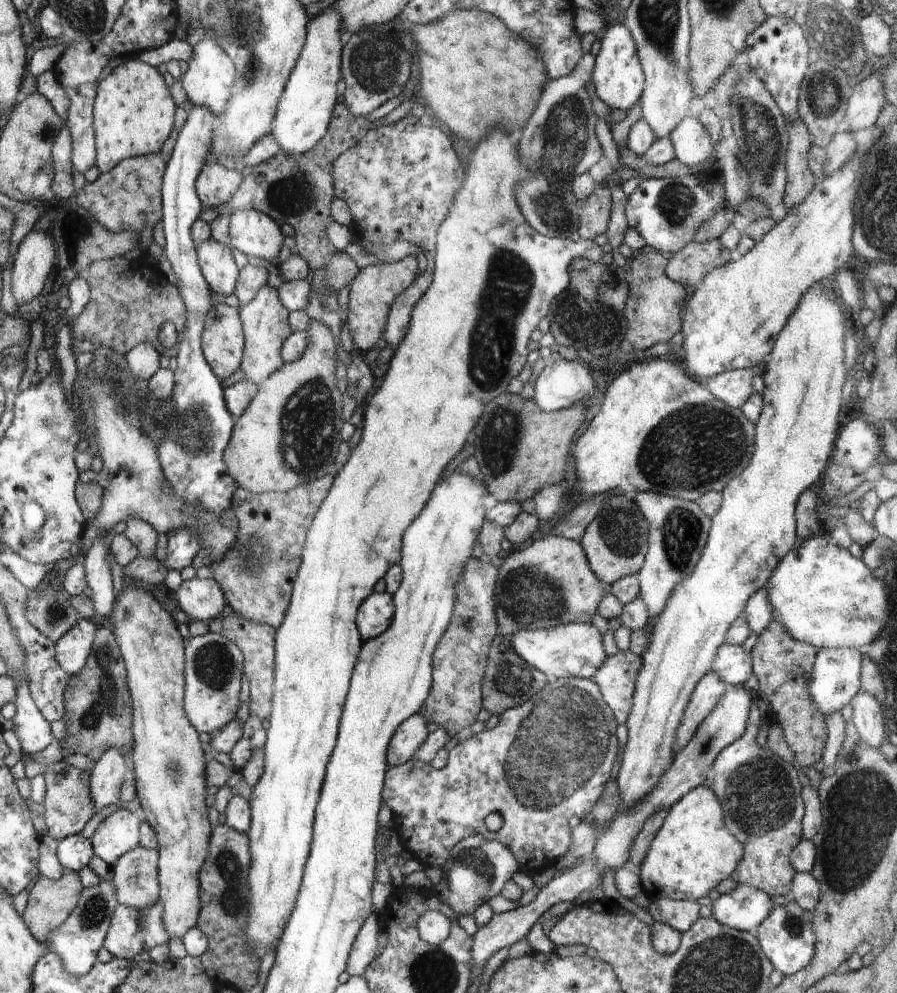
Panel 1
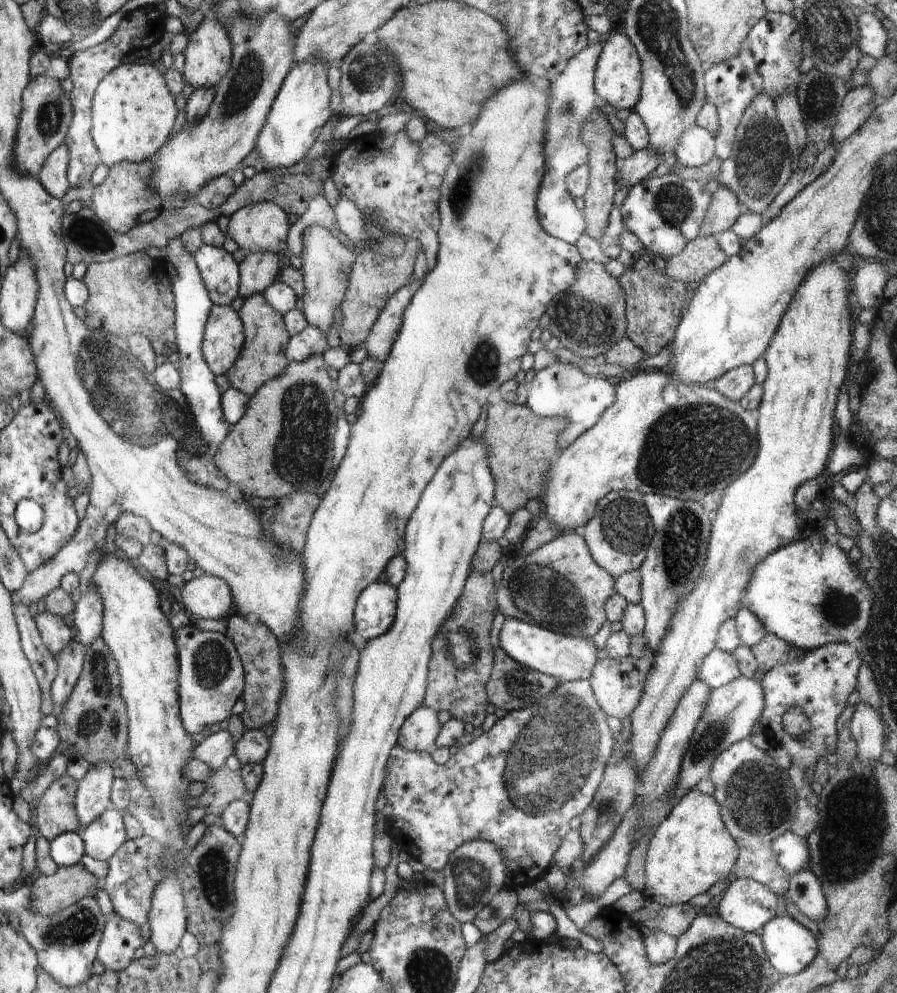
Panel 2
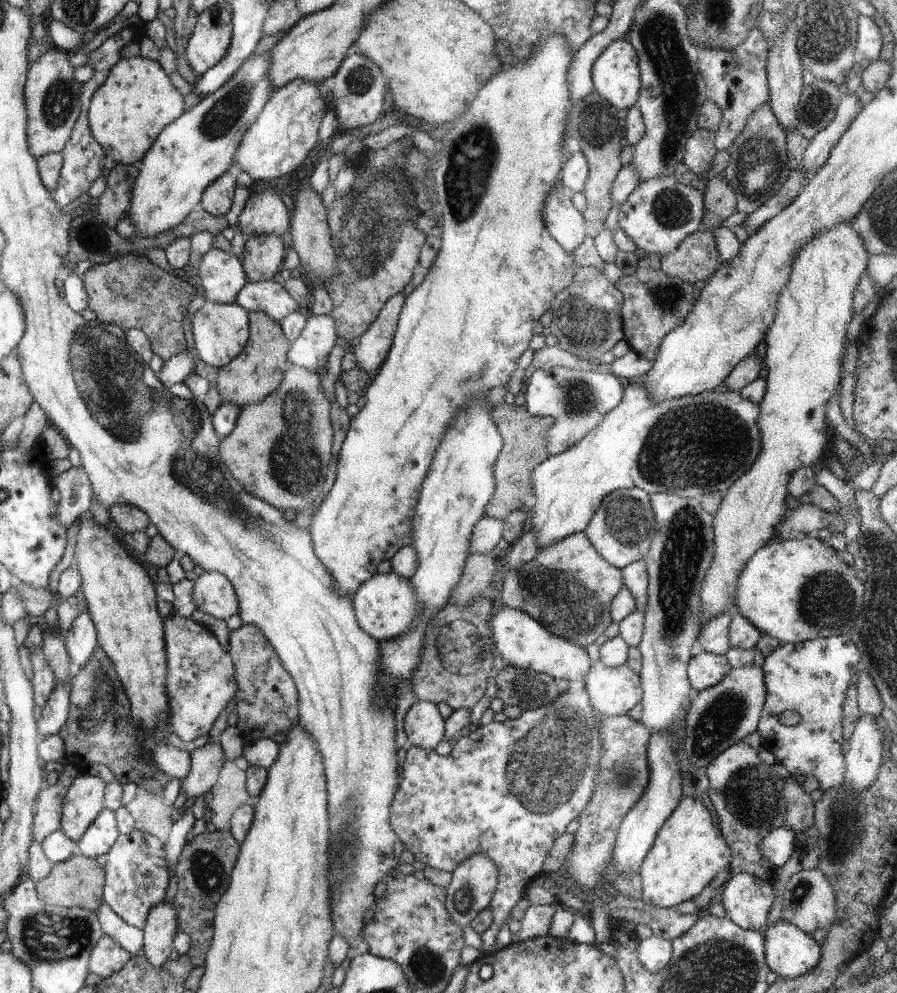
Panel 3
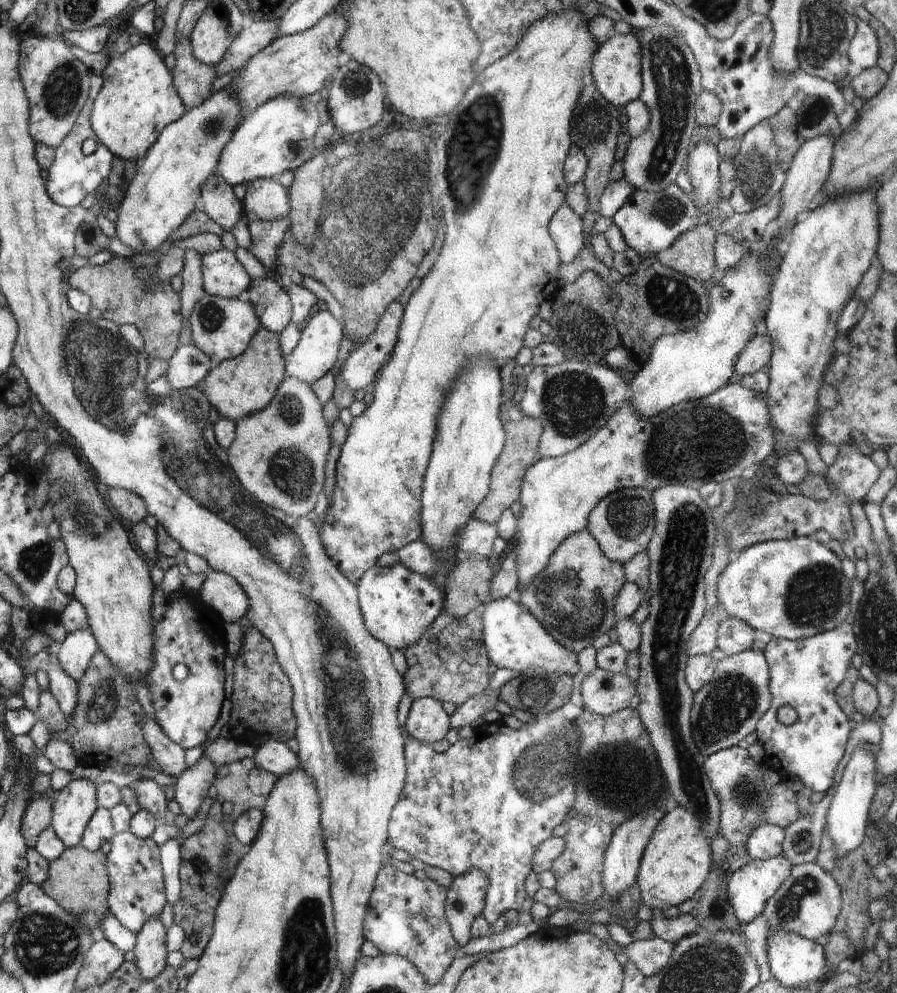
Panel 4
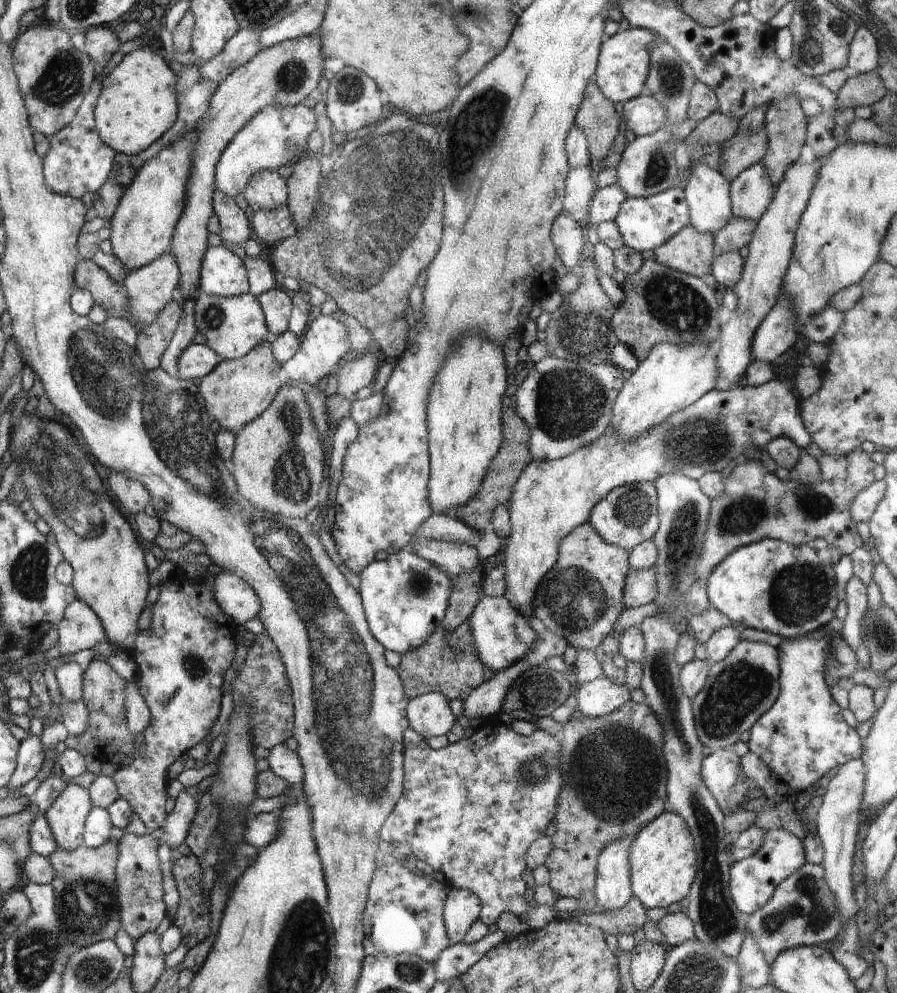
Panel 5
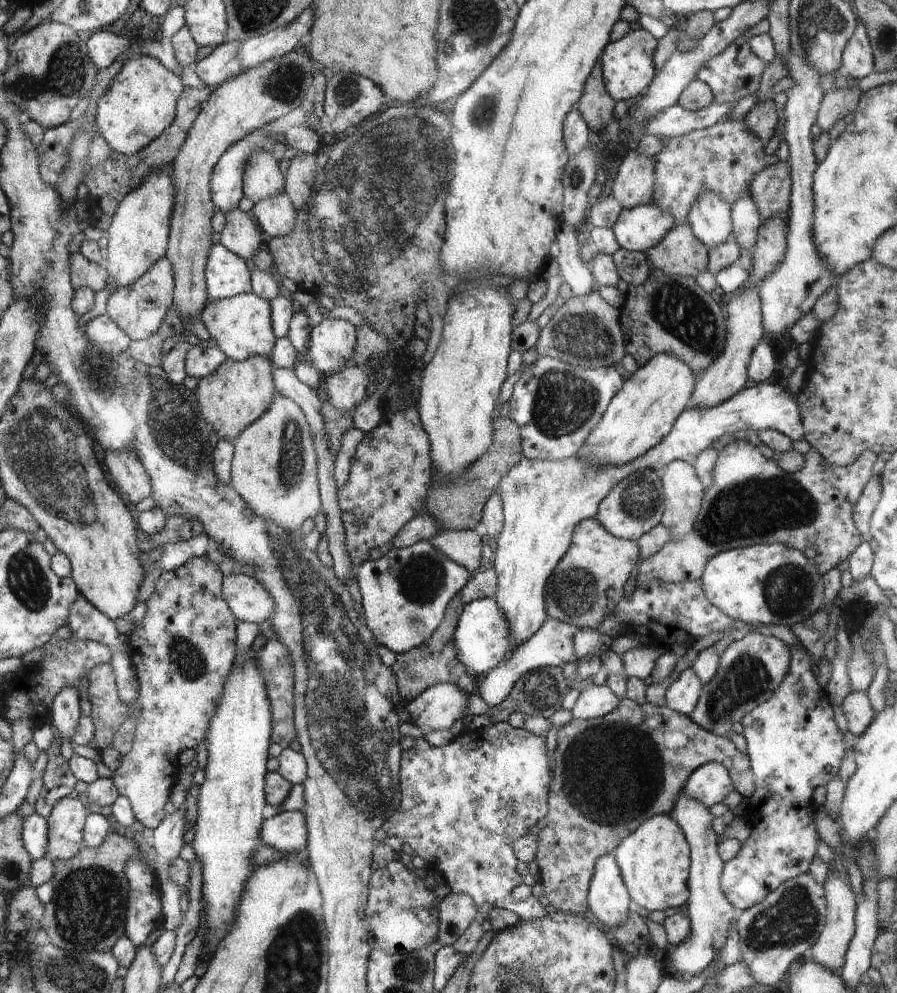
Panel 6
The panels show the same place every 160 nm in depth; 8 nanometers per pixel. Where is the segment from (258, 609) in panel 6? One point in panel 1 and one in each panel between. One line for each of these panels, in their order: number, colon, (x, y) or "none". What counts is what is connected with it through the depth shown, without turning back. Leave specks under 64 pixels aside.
1: (202, 599)
2: (207, 596)
3: (212, 593)
4: (219, 590)
5: (238, 599)

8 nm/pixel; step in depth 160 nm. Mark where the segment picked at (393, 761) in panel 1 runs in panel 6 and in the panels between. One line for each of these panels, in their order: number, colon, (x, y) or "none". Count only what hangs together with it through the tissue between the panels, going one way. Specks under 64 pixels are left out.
2: (419, 731)
3: (424, 726)
4: (427, 721)
5: (429, 715)
6: (441, 705)

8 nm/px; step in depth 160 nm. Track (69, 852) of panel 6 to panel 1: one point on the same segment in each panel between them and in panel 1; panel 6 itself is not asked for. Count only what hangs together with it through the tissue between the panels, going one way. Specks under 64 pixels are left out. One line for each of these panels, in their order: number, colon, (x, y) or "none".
1: (110, 771)
2: (93, 797)
3: (84, 801)
4: (75, 805)
5: (66, 816)

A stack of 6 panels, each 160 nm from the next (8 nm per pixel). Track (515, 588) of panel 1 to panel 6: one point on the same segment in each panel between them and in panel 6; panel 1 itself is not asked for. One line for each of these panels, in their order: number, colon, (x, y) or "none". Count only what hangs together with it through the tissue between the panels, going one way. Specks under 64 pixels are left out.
2: (558, 586)
3: (568, 588)
4: (574, 597)
5: (581, 598)
6: (586, 585)

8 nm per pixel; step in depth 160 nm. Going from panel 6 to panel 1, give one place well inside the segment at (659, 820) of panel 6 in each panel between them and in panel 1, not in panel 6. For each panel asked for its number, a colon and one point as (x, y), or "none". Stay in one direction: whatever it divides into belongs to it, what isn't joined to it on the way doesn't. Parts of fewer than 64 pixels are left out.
1: (693, 851)
2: (691, 850)
3: (689, 850)
4: (676, 861)
5: (662, 856)

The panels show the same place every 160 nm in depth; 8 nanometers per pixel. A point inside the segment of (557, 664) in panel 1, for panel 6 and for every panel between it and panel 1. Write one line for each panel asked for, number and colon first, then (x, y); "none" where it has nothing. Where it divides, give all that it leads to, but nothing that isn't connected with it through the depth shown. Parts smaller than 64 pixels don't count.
2: (564, 657)
3: (523, 642)
4: (514, 638)
5: (502, 636)
6: (482, 638)

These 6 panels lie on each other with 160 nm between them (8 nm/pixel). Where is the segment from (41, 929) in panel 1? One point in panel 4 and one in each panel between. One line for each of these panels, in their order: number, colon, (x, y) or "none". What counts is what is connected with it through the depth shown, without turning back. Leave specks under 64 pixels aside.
2: (50, 894)
3: (78, 882)
4: (79, 881)

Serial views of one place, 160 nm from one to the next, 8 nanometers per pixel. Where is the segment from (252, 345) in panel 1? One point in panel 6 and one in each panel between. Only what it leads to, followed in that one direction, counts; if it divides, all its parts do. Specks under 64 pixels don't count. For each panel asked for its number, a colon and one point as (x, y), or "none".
2: (263, 358)
3: (257, 371)
4: (240, 386)
5: (239, 390)
6: (234, 397)

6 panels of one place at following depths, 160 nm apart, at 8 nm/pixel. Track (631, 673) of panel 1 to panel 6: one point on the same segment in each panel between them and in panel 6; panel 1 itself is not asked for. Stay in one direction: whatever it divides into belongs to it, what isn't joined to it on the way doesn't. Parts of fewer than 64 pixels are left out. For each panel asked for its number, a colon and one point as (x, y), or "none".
2: (617, 684)
3: (613, 691)
4: (603, 692)
5: (598, 697)
6: (594, 701)

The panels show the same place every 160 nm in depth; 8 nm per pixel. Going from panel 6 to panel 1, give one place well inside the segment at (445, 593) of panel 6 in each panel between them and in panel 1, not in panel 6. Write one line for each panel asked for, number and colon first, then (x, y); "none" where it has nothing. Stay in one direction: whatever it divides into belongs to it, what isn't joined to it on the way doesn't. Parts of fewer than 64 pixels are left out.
1: (374, 615)
2: (375, 610)
3: (386, 606)
4: (397, 604)
5: (405, 597)

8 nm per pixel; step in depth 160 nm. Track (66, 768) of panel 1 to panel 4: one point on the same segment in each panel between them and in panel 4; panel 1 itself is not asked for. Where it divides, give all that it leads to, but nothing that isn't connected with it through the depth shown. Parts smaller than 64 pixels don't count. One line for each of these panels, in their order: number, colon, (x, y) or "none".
2: (56, 814)
3: (49, 811)
4: (40, 810)

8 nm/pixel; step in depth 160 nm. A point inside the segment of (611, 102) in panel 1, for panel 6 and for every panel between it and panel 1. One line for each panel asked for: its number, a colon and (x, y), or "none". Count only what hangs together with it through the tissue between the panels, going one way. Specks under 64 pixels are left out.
2: (617, 79)
3: (616, 75)
4: (615, 68)
5: (624, 62)
6: (627, 65)

